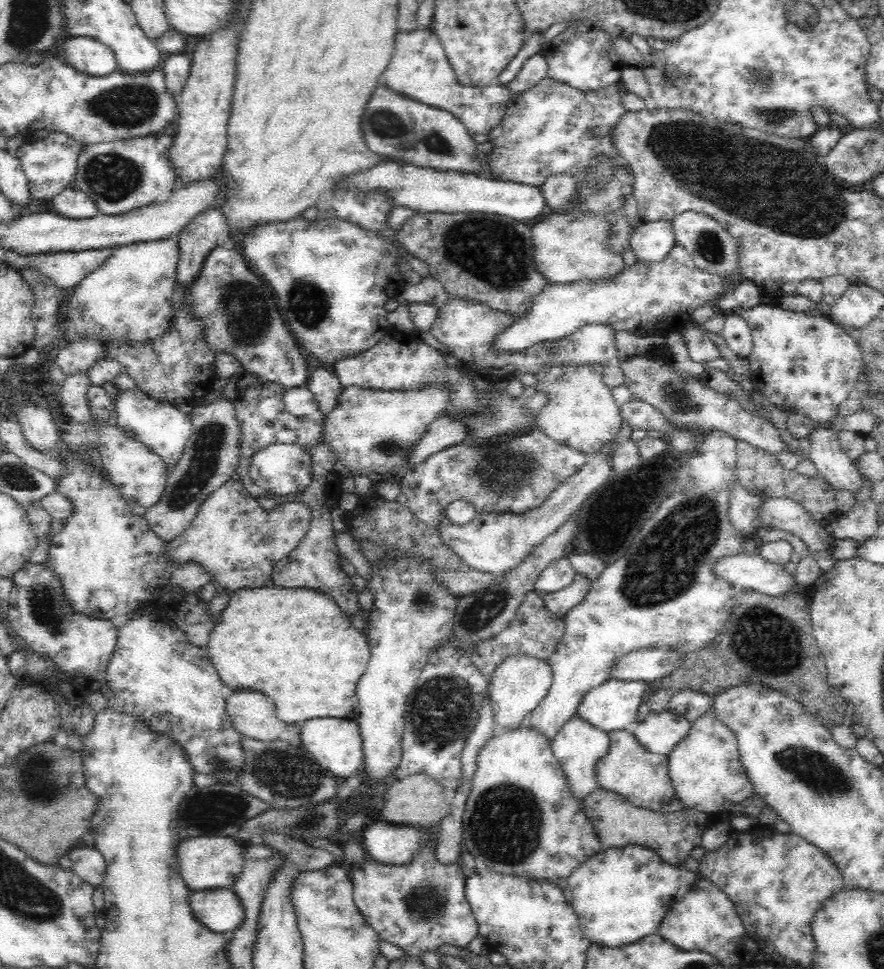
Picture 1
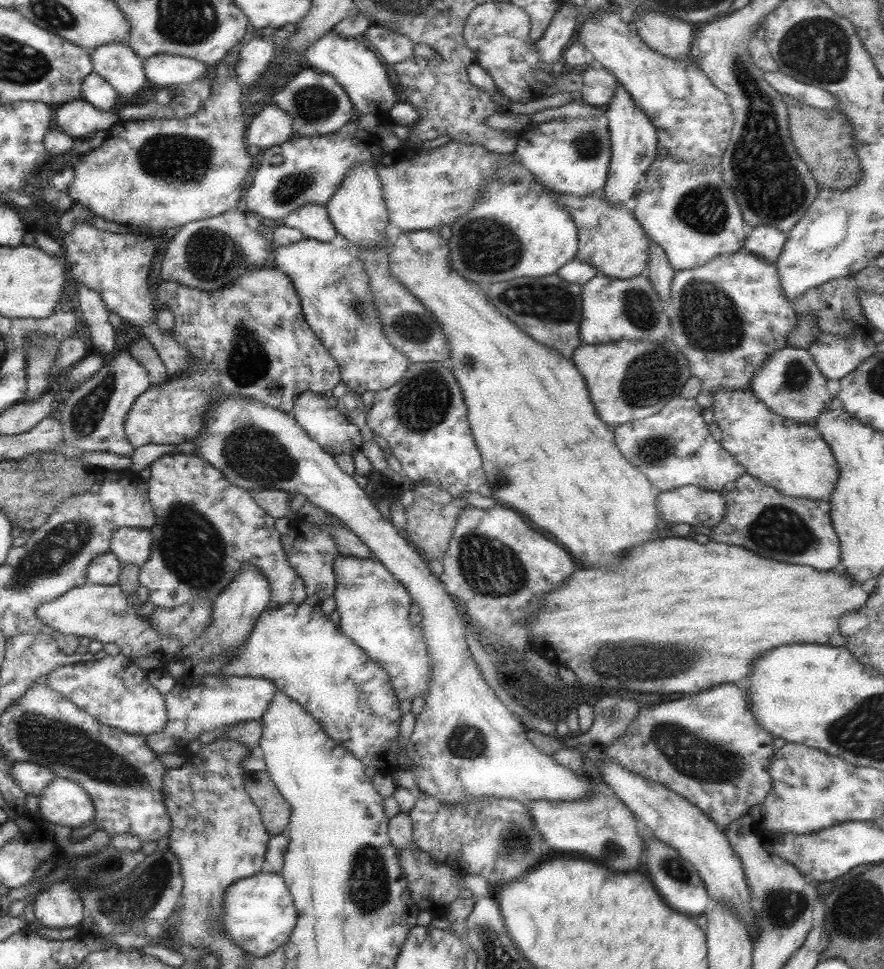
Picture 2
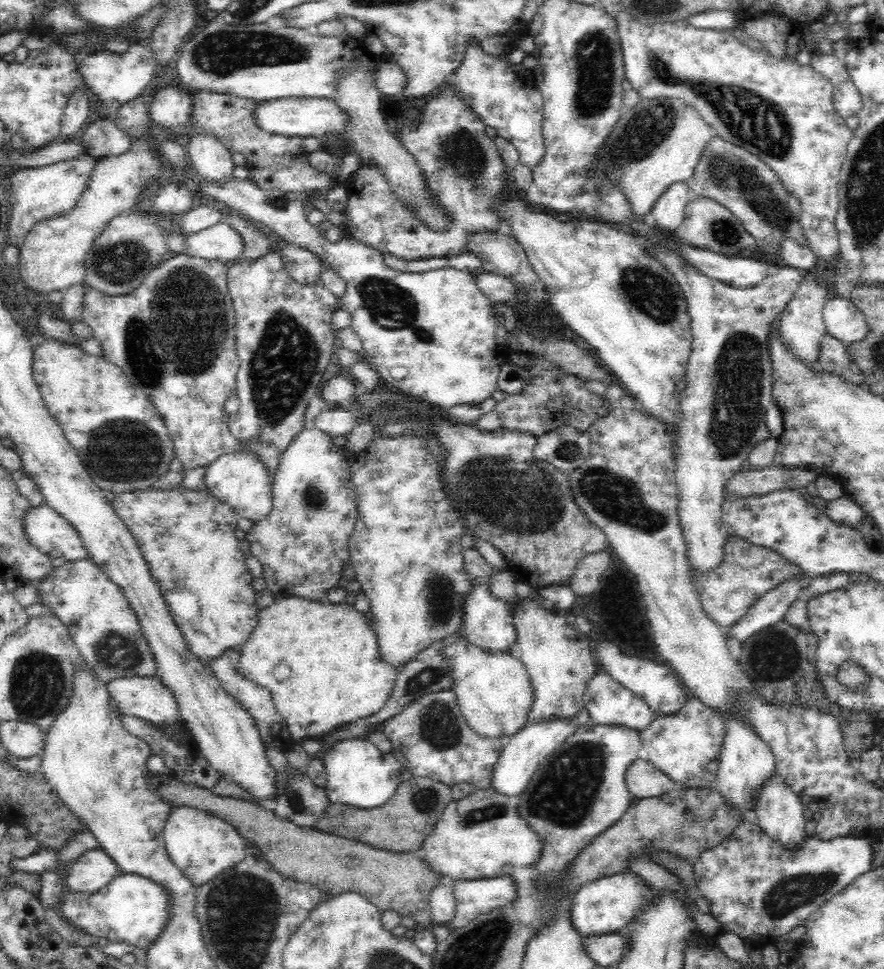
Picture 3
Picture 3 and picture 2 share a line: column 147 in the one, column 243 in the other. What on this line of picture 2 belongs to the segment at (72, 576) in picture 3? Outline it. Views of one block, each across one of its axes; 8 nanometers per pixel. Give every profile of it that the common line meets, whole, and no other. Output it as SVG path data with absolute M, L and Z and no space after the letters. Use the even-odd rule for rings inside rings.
M287 603L273 609L265 609L247 639L235 649L227 651L221 661L221 677L259 677L273 683L277 691L299 703L313 718L317 719L321 729L337 747L343 747L355 756L363 765L373 765L375 773L392 775L396 770L398 754L397 737L402 714L399 702L391 688L388 674L376 662L339 632L338 626L327 619L318 603Z

